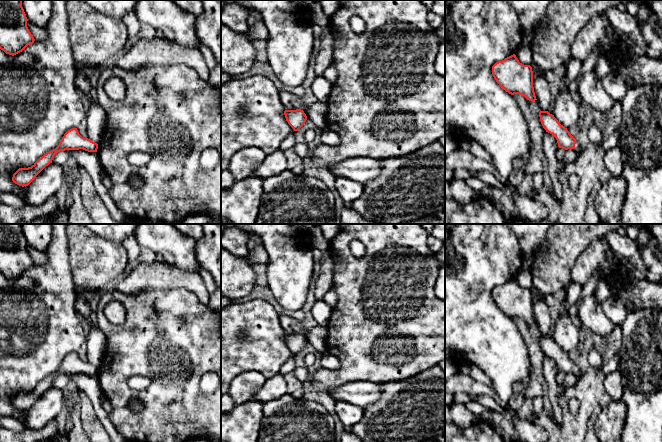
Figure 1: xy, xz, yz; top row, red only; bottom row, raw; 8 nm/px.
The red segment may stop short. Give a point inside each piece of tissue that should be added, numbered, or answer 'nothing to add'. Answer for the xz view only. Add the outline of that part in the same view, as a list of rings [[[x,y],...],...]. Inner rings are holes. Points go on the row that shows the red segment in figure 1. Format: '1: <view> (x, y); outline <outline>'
nothing to add

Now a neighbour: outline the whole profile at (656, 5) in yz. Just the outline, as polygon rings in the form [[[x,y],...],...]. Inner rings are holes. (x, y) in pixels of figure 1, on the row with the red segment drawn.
[[[643,0],[662,22],[662,0]]]

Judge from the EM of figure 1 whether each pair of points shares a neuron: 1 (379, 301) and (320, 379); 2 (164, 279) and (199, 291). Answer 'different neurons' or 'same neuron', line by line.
1: same neuron
2: same neuron

